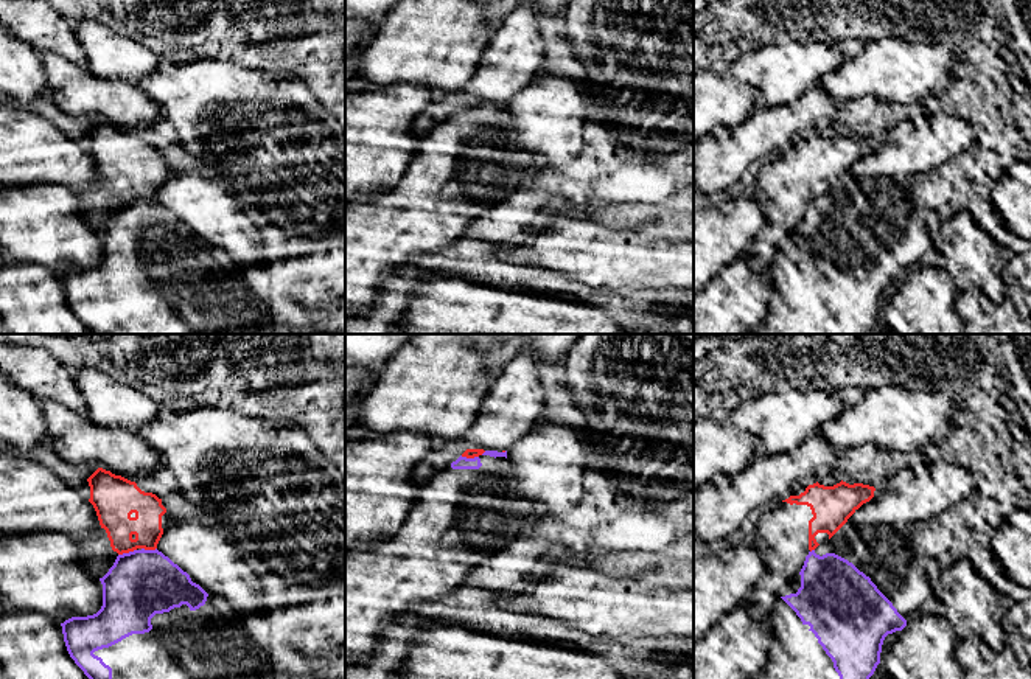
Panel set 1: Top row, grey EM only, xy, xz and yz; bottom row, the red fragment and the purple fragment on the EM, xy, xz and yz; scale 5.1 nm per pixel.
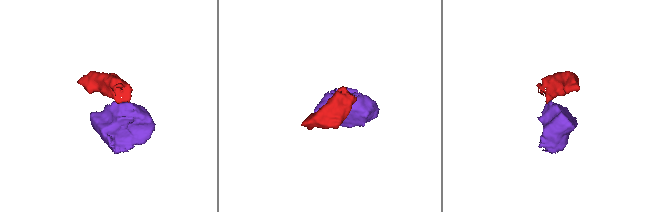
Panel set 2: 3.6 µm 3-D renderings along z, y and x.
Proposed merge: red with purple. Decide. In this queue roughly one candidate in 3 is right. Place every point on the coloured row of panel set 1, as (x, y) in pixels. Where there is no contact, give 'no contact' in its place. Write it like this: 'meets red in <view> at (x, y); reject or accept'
meets red in xy at (126, 552); reject

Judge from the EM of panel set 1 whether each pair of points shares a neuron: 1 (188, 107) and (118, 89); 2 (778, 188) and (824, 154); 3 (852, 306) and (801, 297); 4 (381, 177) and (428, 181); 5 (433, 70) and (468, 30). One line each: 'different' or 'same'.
1: different
2: same
3: same
4: different
5: same

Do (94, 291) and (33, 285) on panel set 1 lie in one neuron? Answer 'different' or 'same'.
different

